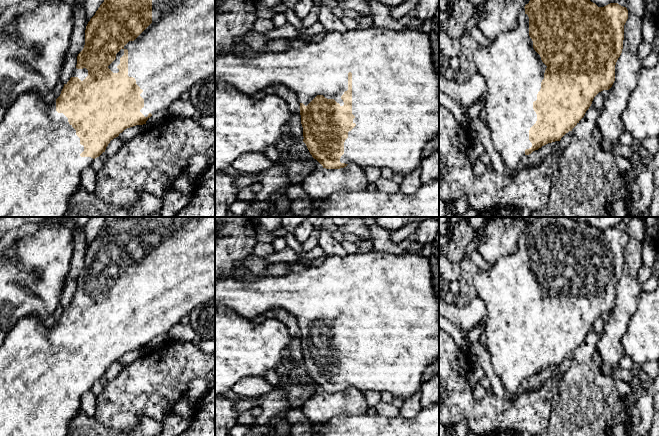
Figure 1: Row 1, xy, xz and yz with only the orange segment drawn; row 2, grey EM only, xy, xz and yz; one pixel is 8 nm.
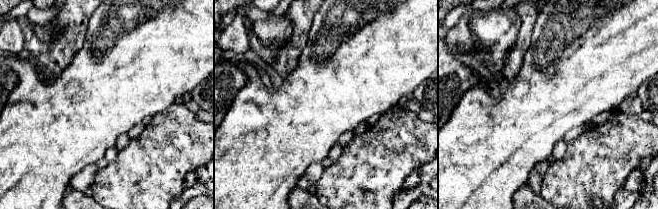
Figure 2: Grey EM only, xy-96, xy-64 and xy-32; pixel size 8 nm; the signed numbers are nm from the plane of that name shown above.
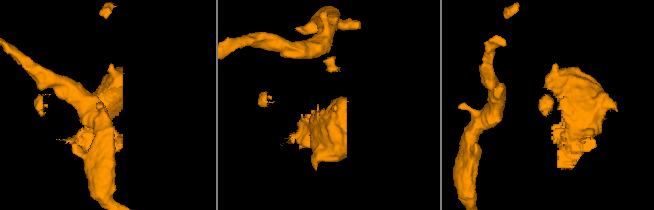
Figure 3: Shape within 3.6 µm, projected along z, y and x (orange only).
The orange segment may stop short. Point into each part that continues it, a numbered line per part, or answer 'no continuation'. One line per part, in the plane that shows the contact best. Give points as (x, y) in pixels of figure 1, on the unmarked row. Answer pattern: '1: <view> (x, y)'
1: xy (177, 274)

